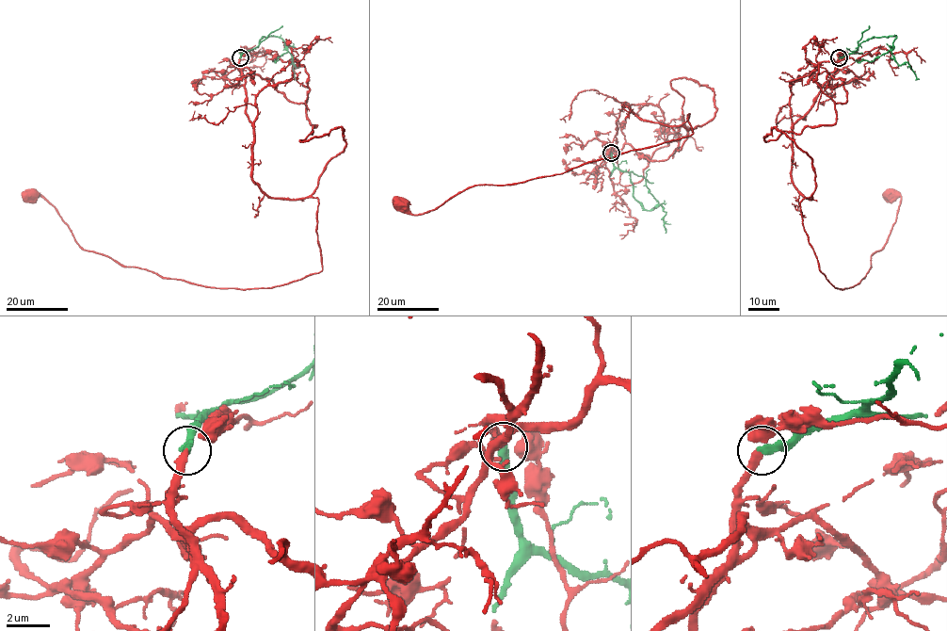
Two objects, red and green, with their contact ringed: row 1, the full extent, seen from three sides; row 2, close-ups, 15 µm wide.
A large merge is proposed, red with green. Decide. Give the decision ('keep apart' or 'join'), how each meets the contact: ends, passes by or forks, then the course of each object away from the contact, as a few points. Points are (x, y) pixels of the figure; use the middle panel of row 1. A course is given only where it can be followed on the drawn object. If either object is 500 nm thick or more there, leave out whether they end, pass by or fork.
join; red passes by; green ends there; red runs (611, 153), (623, 105), (666, 124), (689, 114), (691, 135), (477, 185), (424, 214), (401, 204); green runs (611, 153), (612, 163), (629, 173), (634, 198), (646, 209), (662, 206), (666, 213), (666, 233)

